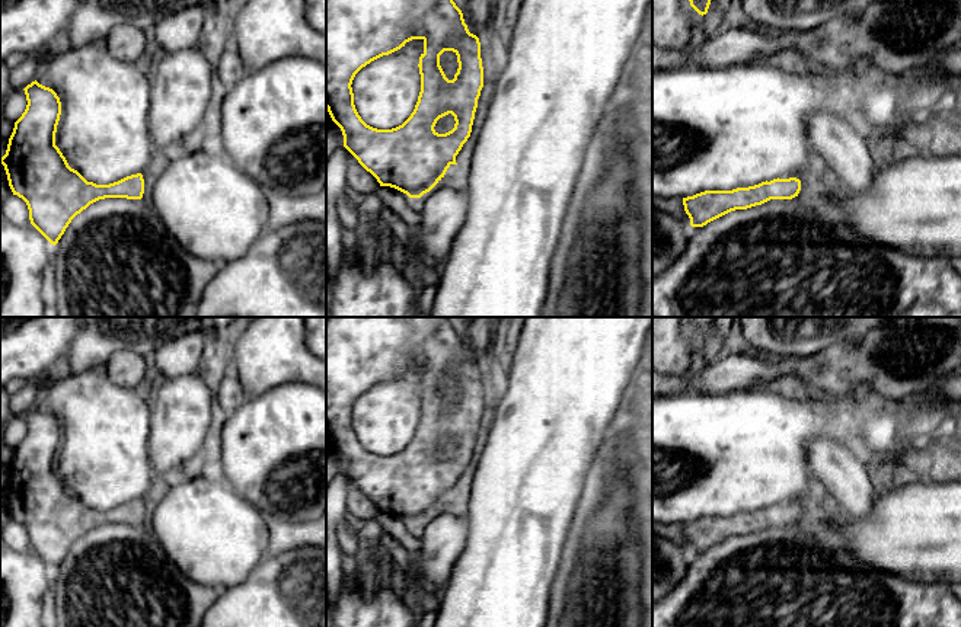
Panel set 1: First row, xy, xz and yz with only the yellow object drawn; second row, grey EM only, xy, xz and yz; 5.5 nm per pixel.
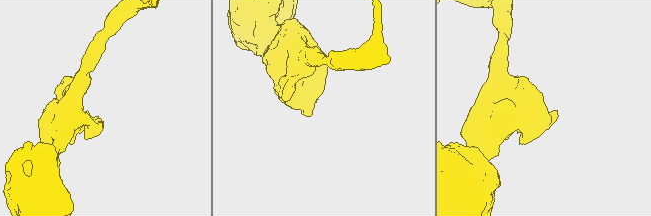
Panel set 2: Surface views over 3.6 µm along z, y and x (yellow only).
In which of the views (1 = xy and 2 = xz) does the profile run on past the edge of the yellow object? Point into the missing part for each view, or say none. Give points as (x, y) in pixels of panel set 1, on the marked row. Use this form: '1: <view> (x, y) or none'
1: none
2: none

